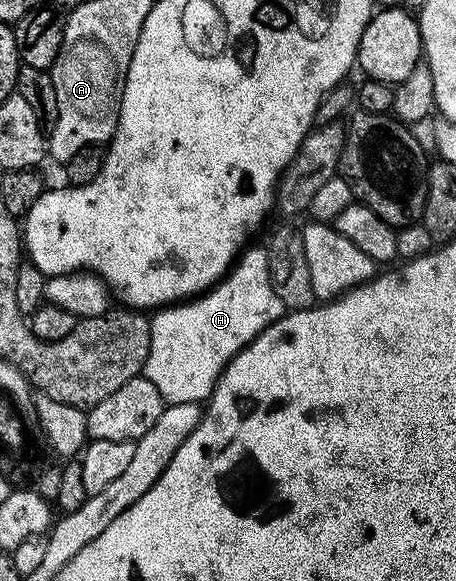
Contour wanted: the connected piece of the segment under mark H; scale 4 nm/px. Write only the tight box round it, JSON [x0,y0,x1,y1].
[142,246,286,404]

